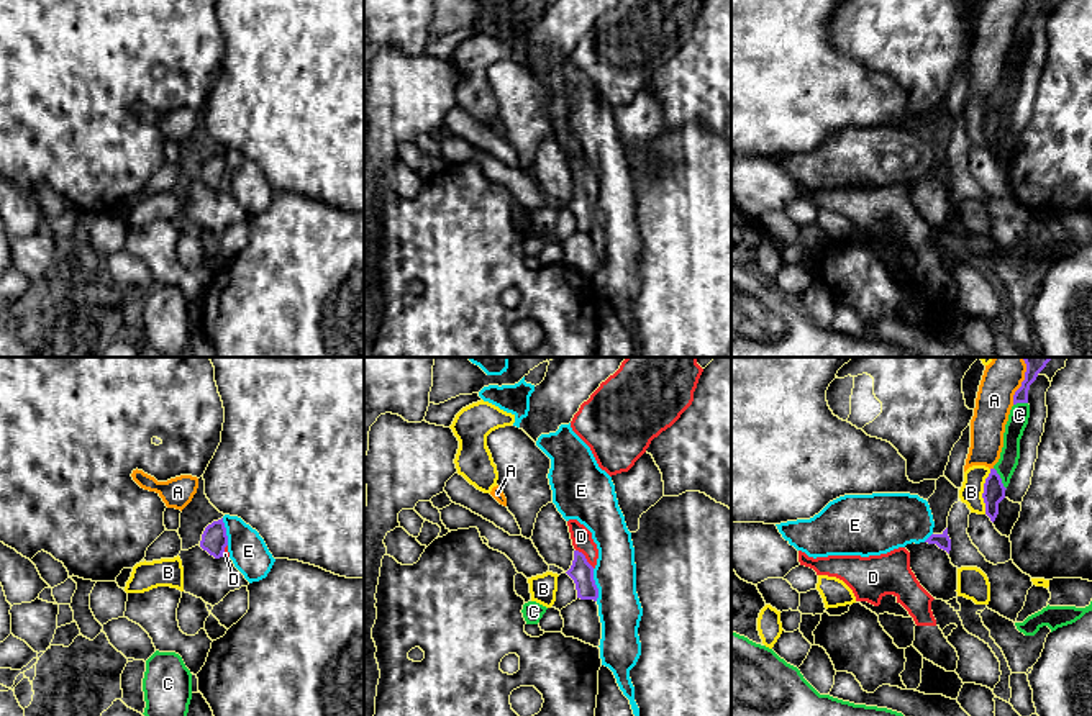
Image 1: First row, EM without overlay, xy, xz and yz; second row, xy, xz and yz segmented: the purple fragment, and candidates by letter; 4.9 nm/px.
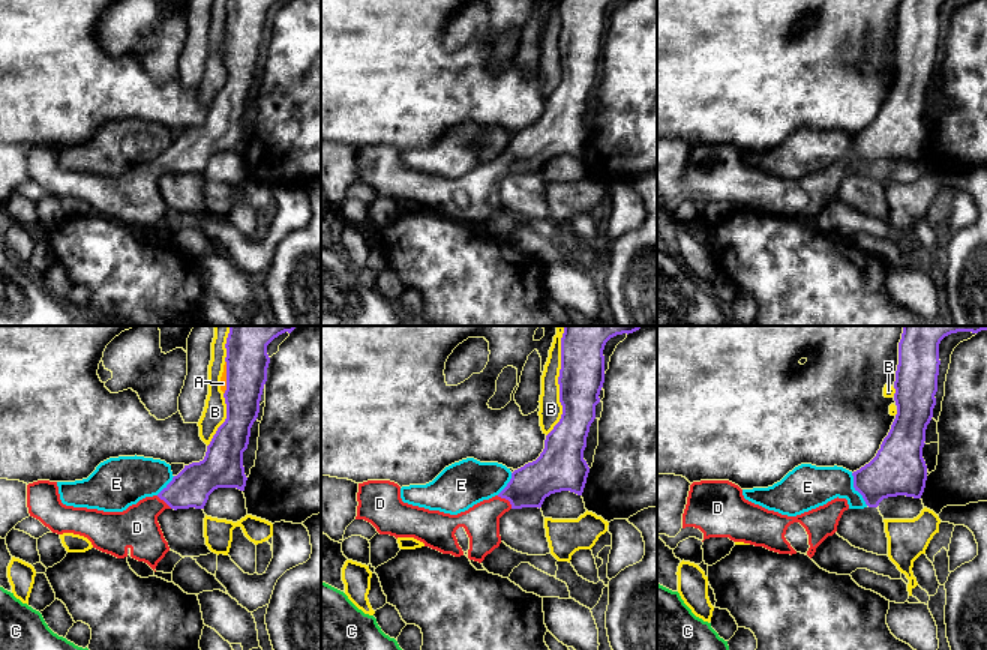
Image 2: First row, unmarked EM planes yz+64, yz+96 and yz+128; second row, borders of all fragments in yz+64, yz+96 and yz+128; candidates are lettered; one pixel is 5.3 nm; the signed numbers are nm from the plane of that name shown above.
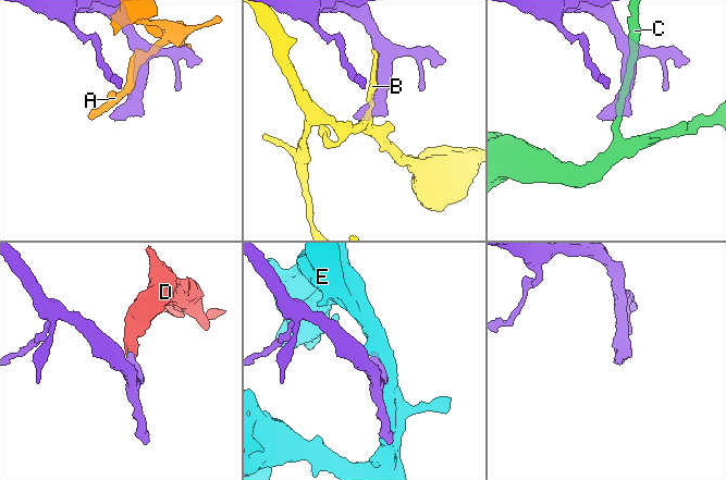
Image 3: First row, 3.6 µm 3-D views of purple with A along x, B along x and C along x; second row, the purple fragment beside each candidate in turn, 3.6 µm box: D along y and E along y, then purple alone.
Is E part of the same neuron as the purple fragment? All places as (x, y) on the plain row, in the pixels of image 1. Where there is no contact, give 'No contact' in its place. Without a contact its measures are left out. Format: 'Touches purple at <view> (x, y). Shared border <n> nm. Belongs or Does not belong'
Touches purple at xz (596, 218). Shared border 160 nm. Does not belong

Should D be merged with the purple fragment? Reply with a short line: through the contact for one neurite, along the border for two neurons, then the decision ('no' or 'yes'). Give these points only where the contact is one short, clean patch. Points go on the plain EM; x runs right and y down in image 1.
line xz (581, 203), (584, 190), (581, 169); yes

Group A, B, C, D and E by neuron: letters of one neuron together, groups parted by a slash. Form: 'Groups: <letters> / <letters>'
Groups: A / B / C / D / E

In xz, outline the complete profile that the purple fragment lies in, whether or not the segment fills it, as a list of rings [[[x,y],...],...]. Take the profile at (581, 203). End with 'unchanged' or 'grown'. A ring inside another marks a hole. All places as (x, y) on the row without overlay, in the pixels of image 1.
[[[569,152],[567,159],[576,184],[572,198],[566,206],[576,216],[577,231],[597,234],[598,221],[594,213],[594,202],[598,192],[597,177],[592,172],[592,165],[577,152]]] | grown

